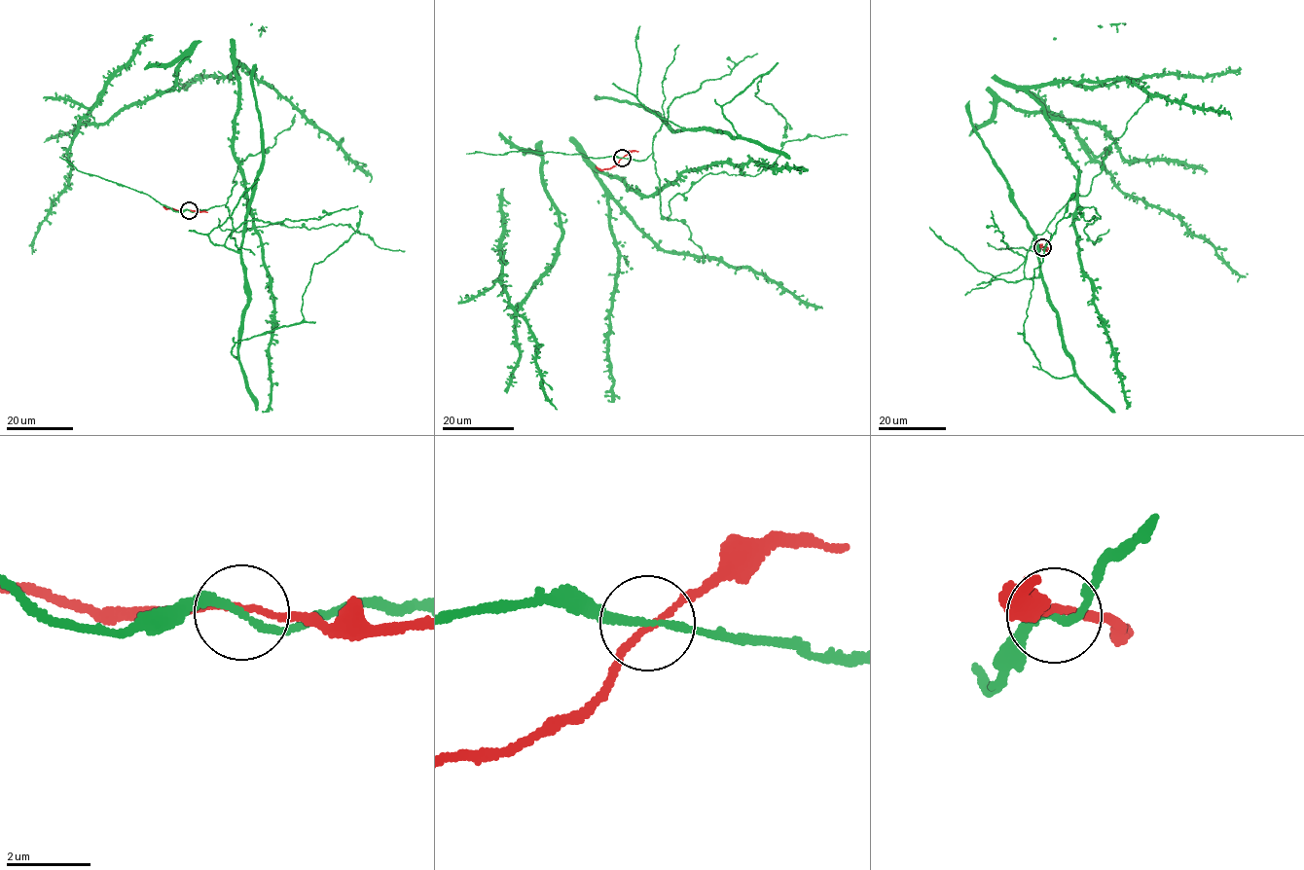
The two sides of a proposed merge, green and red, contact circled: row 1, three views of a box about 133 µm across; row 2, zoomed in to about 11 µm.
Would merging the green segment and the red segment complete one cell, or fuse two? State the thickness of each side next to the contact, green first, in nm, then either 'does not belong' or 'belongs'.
170/130 nm | does not belong

